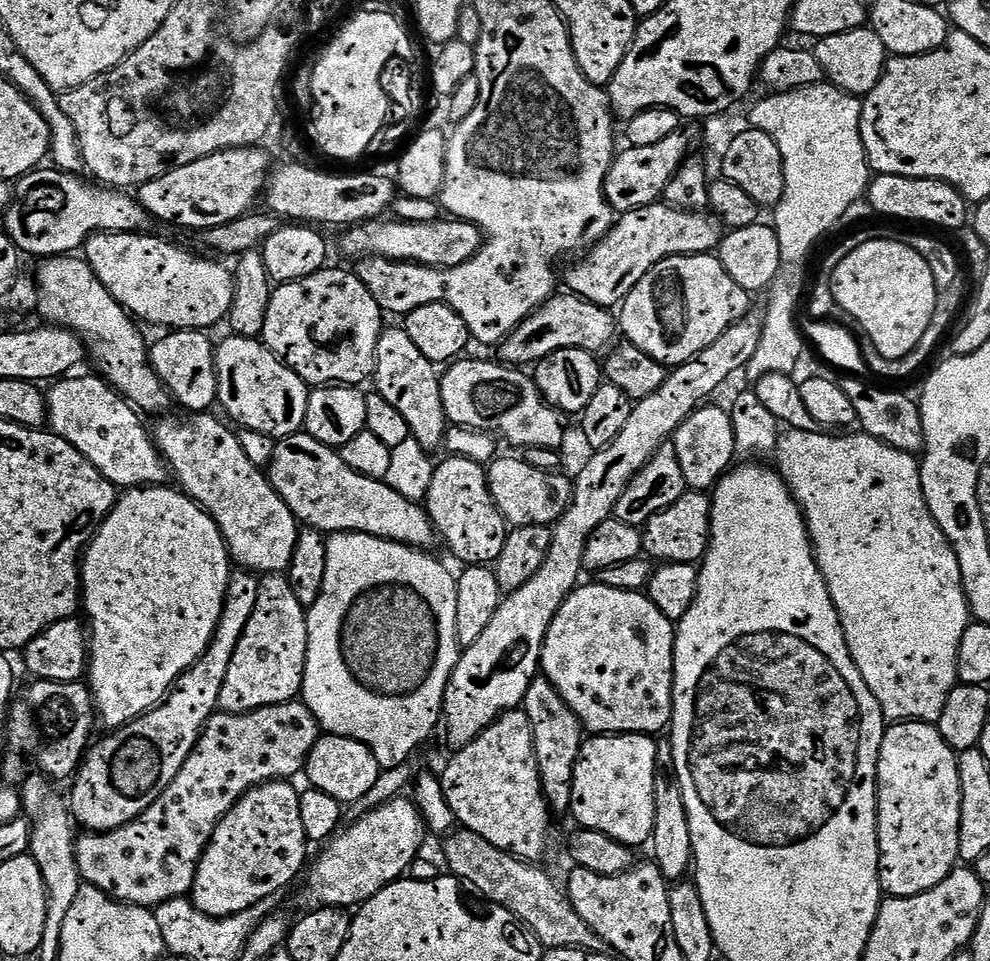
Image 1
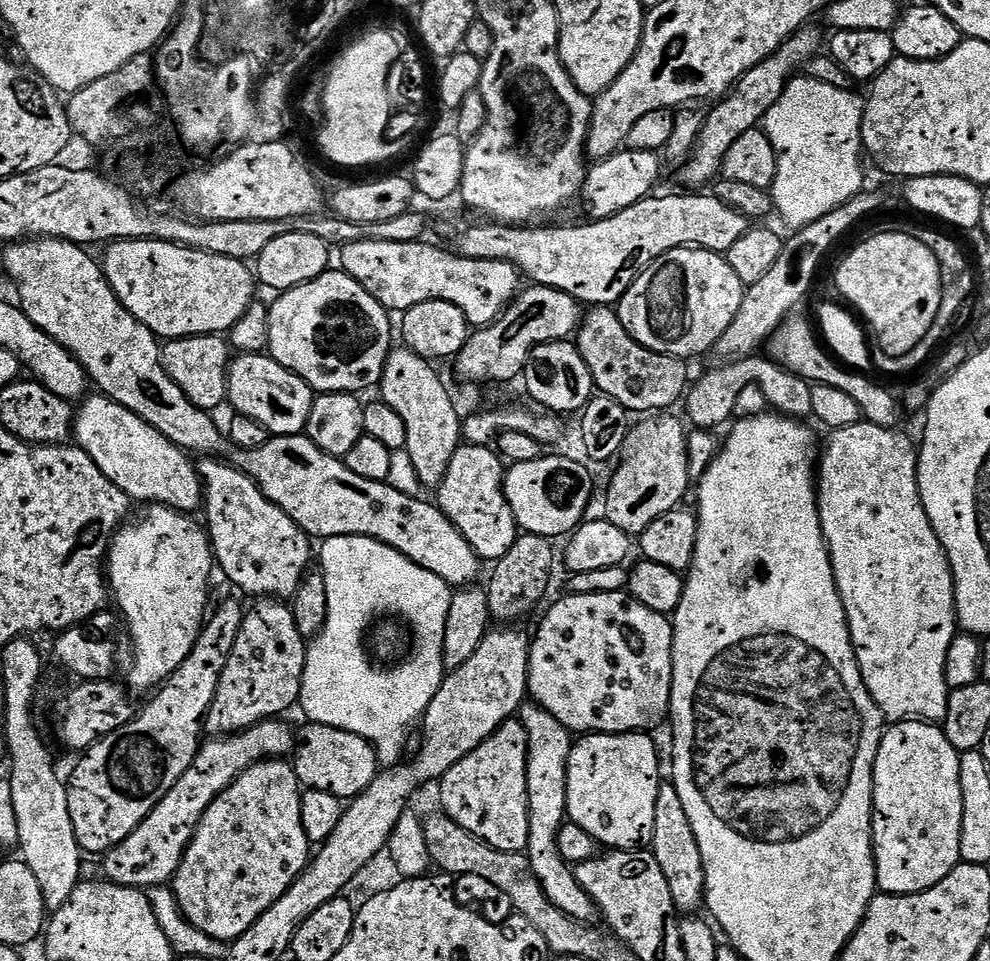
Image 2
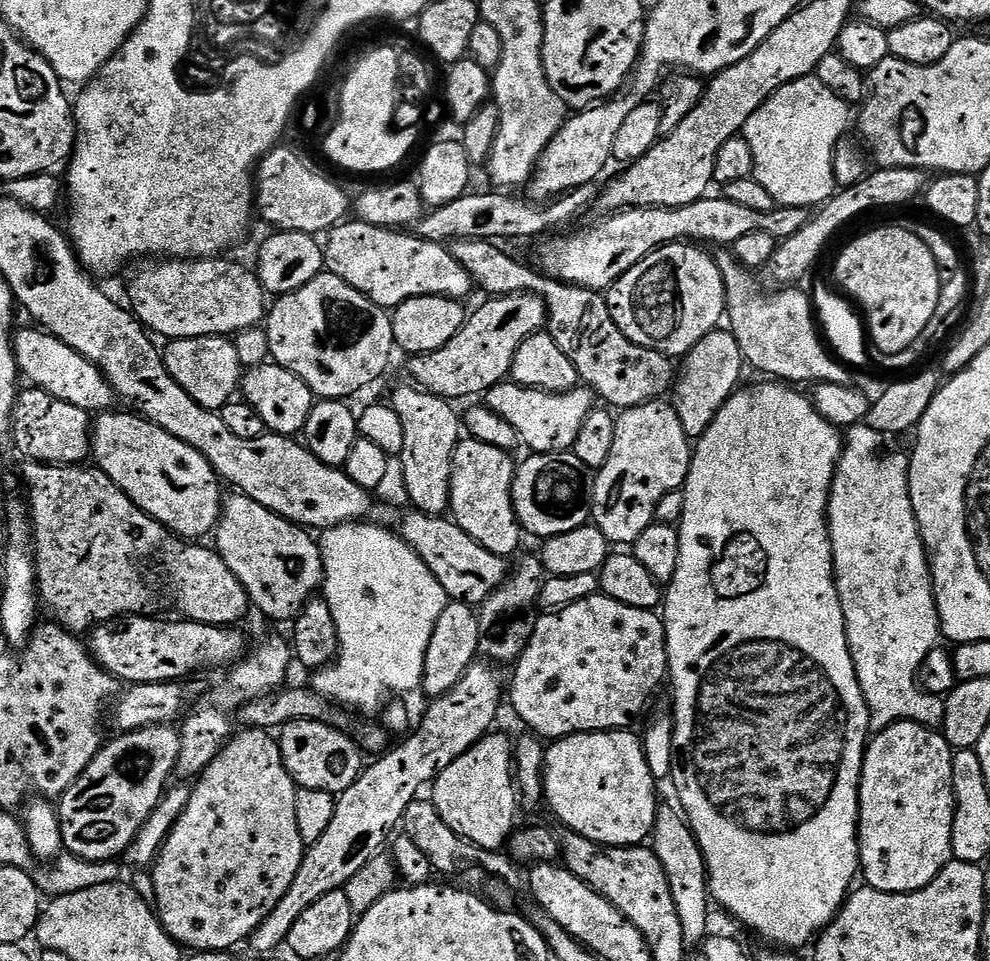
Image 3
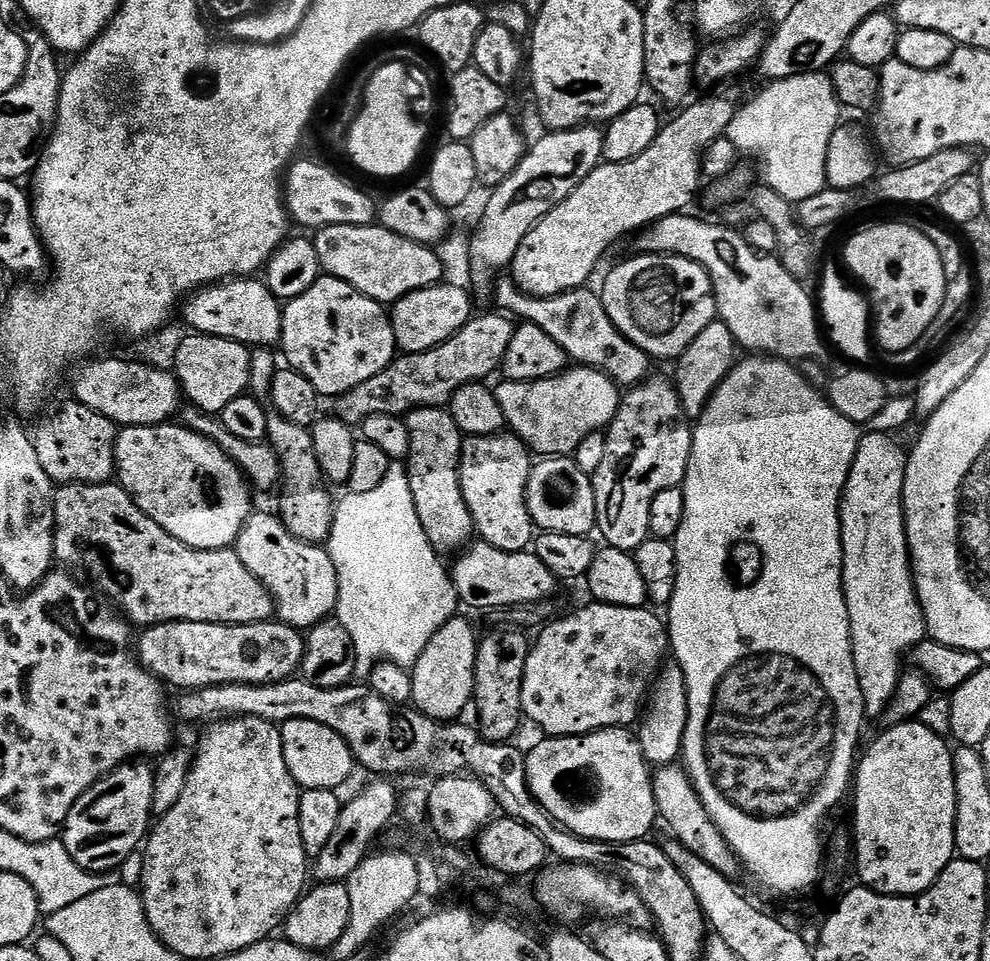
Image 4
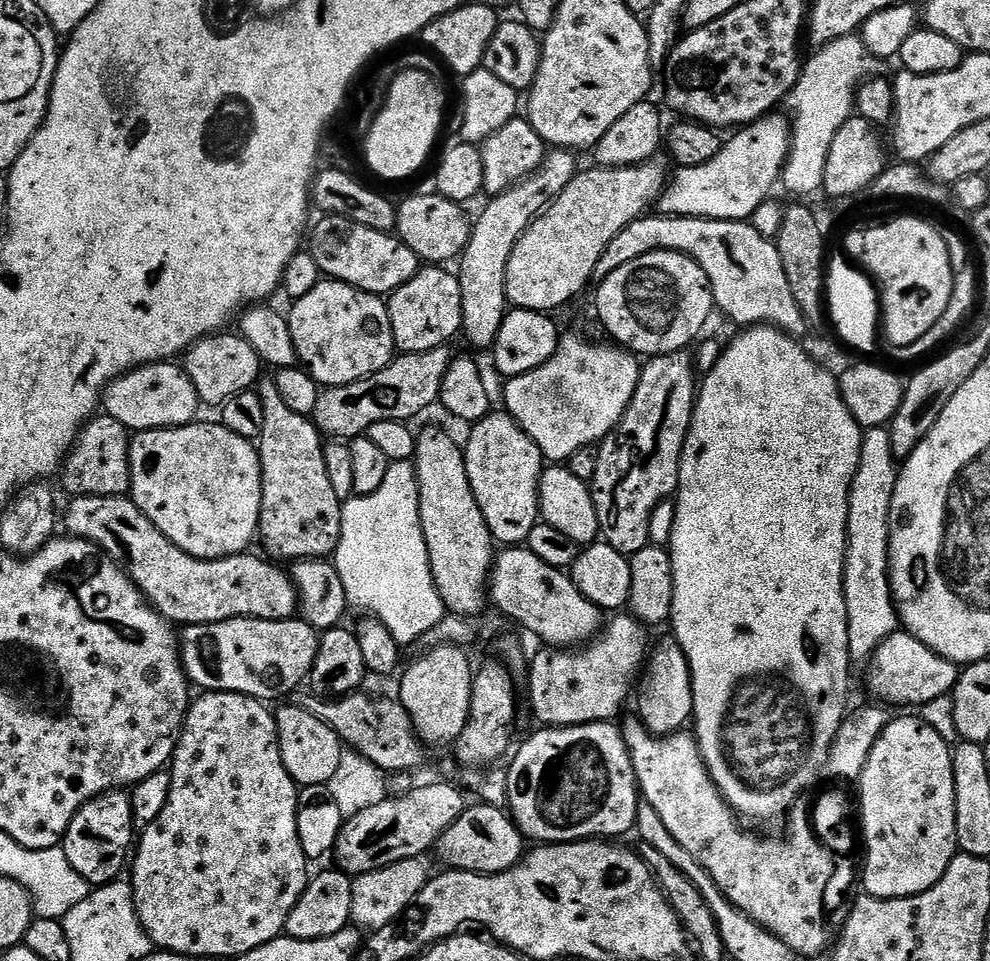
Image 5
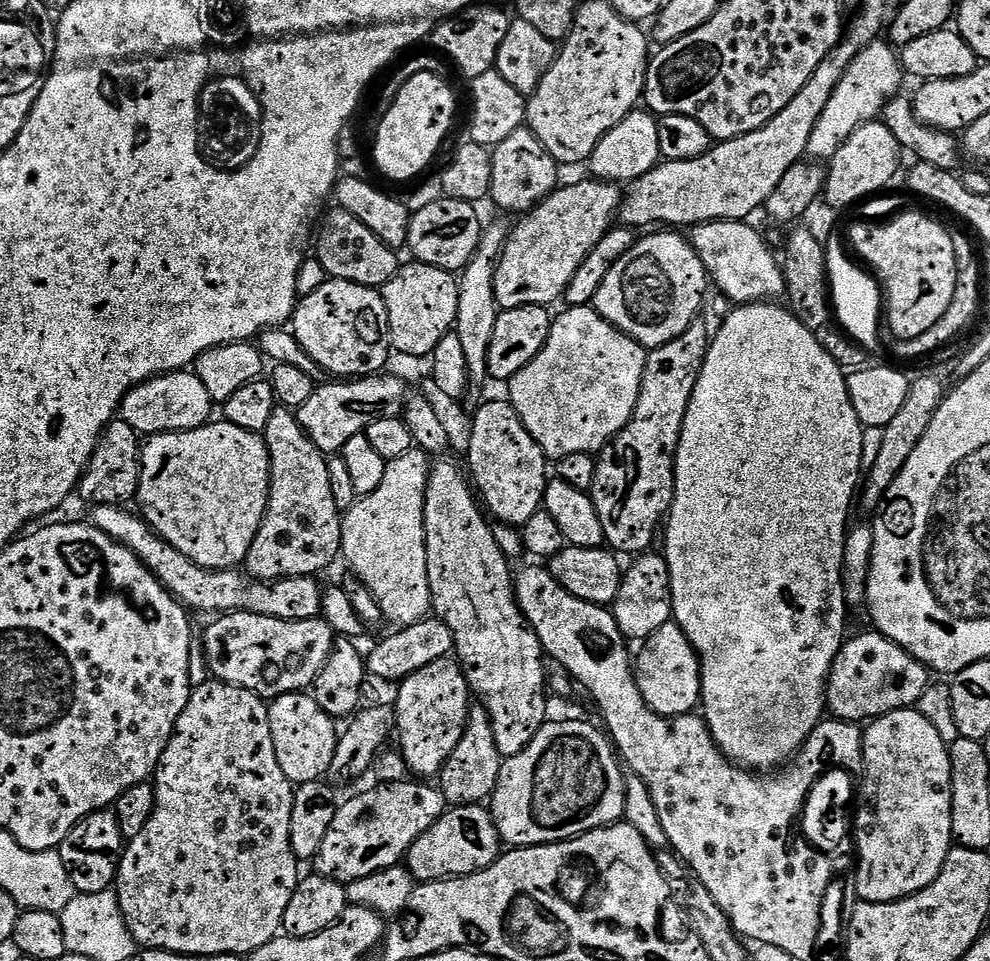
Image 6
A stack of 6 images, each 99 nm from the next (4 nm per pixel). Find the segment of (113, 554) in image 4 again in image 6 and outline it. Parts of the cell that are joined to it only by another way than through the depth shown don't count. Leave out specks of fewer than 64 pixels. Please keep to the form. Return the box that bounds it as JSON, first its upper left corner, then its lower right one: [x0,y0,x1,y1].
[90,505,325,620]

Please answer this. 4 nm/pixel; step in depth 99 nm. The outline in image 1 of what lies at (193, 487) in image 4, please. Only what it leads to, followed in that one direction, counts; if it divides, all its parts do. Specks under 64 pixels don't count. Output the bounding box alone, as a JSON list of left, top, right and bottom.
[47,374,170,489]

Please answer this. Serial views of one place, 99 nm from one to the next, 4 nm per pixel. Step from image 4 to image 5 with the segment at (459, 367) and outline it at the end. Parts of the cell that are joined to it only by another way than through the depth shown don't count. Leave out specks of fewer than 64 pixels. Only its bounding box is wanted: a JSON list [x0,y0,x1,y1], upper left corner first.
[311,347,450,442]

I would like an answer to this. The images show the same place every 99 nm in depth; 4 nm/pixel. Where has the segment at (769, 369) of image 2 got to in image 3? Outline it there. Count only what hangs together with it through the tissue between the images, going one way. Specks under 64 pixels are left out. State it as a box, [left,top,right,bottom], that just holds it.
[670,328,745,440]

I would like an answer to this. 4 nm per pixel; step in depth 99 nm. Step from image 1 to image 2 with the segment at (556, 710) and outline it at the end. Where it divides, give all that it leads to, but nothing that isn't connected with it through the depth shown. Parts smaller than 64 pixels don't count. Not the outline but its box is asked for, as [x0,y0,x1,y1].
[518,702,597,922]

